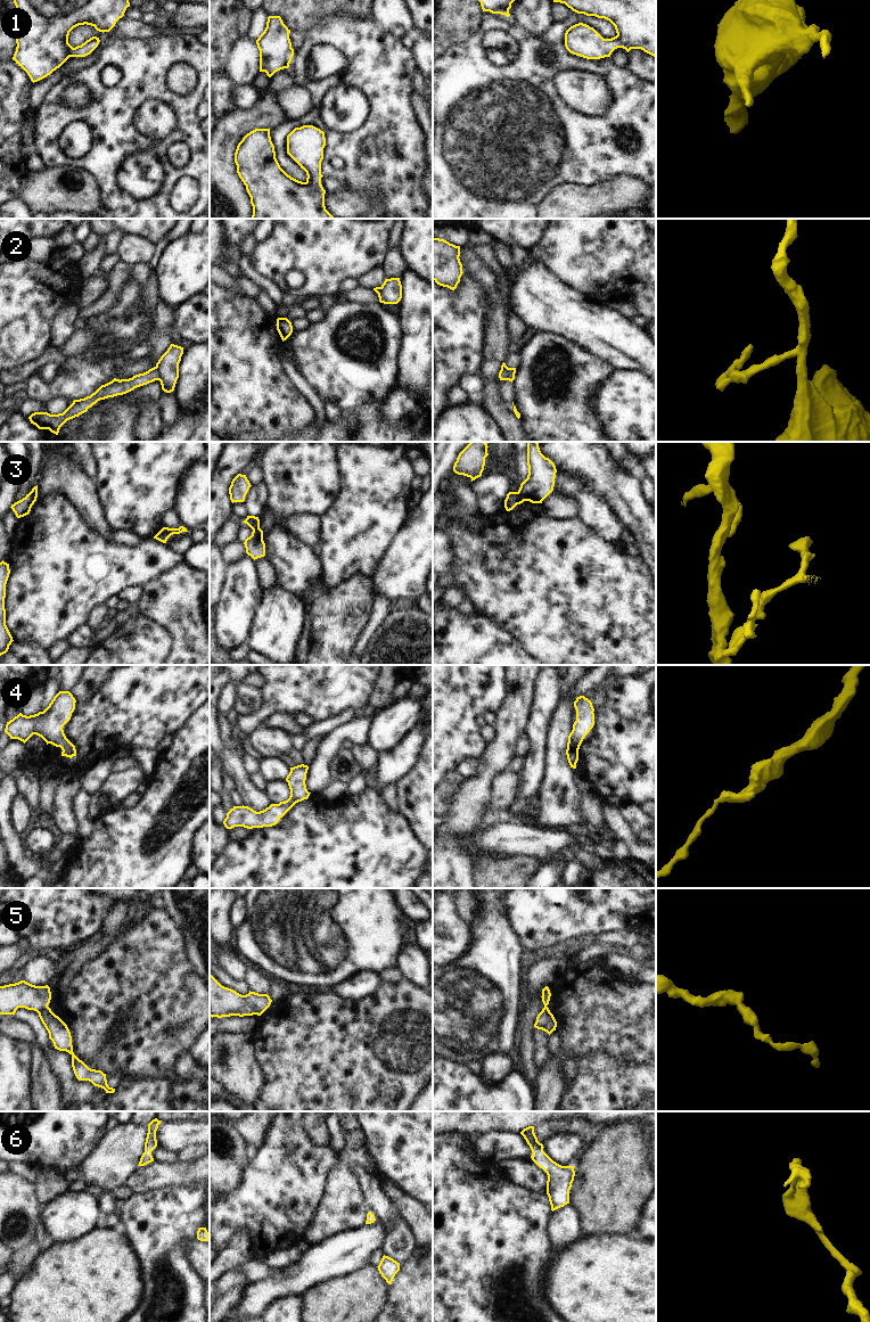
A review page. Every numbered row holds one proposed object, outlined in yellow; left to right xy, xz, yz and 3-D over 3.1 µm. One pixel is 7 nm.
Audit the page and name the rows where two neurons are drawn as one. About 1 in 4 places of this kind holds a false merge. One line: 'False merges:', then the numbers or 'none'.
False merges: 2, 3, 5.

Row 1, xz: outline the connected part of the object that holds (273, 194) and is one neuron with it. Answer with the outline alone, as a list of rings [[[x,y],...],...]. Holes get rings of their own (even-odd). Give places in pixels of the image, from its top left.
[[[313,125],[295,128],[287,136],[287,154],[306,172],[306,181],[288,175],[276,158],[270,129],[255,129],[238,143],[235,153],[237,173],[251,197],[251,219],[335,219],[325,206],[321,162],[326,146],[325,132]]]

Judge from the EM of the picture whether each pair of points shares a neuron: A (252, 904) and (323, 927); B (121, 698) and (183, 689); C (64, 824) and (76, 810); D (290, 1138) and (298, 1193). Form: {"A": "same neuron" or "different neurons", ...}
{"A": "same neuron", "B": "same neuron", "C": "different neurons", "D": "same neuron"}

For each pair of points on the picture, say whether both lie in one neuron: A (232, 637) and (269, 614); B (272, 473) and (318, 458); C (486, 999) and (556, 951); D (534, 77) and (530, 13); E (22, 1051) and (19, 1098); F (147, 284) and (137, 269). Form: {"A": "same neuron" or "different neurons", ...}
{"A": "different neurons", "B": "same neuron", "C": "different neurons", "D": "different neurons", "E": "same neuron", "F": "different neurons"}

